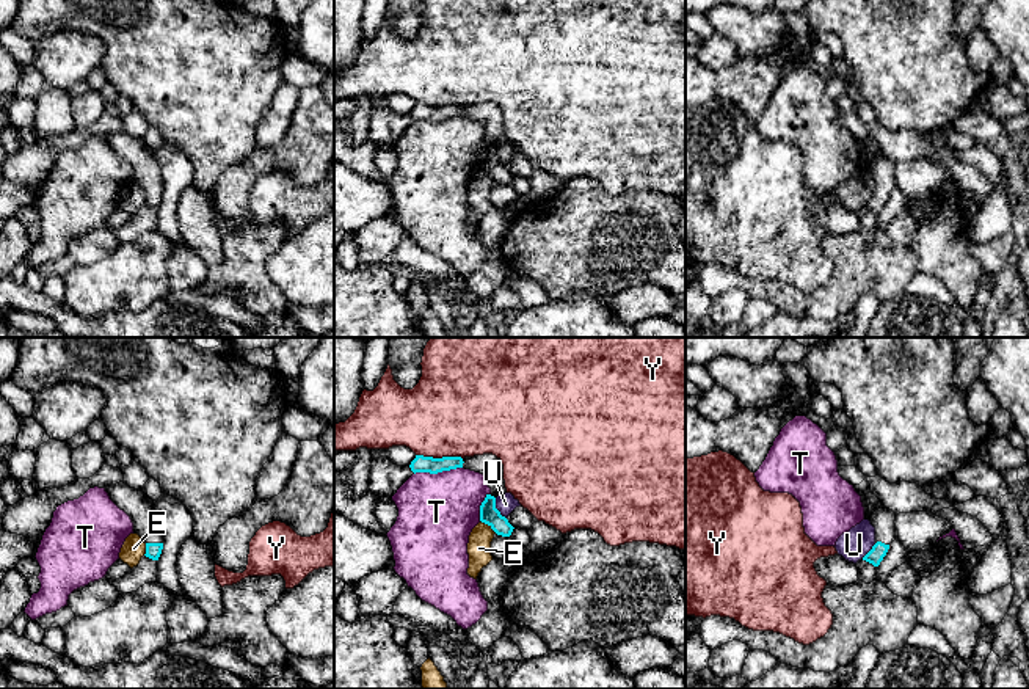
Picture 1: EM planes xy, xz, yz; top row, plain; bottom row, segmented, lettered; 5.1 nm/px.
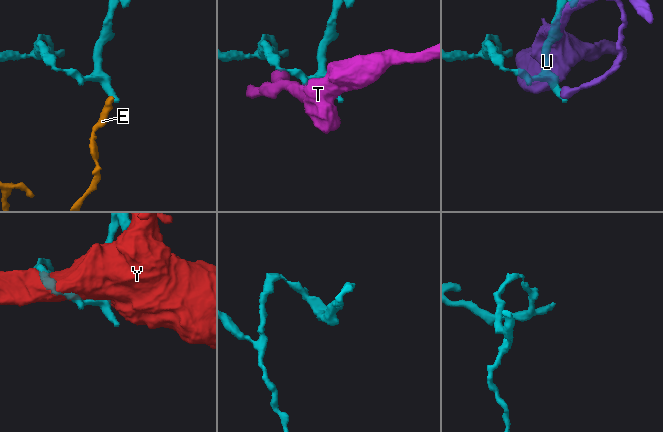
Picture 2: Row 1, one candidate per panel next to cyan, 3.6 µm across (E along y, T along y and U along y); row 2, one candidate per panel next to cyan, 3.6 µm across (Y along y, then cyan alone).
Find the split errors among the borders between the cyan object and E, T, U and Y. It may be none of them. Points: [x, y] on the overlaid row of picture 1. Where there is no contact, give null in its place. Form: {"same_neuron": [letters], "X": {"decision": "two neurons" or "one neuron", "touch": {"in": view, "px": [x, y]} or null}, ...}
{"same_neuron": [], "E": {"decision": "two neurons", "touch": {"in": "xz", "px": [488, 524]}}, "T": {"decision": "two neurons", "touch": {"in": "xz", "px": [438, 471]}}, "U": {"decision": "two neurons", "touch": {"in": "xz", "px": [496, 509]}}, "Y": {"decision": "two neurons", "touch": {"in": "xz", "px": [439, 459]}}}

